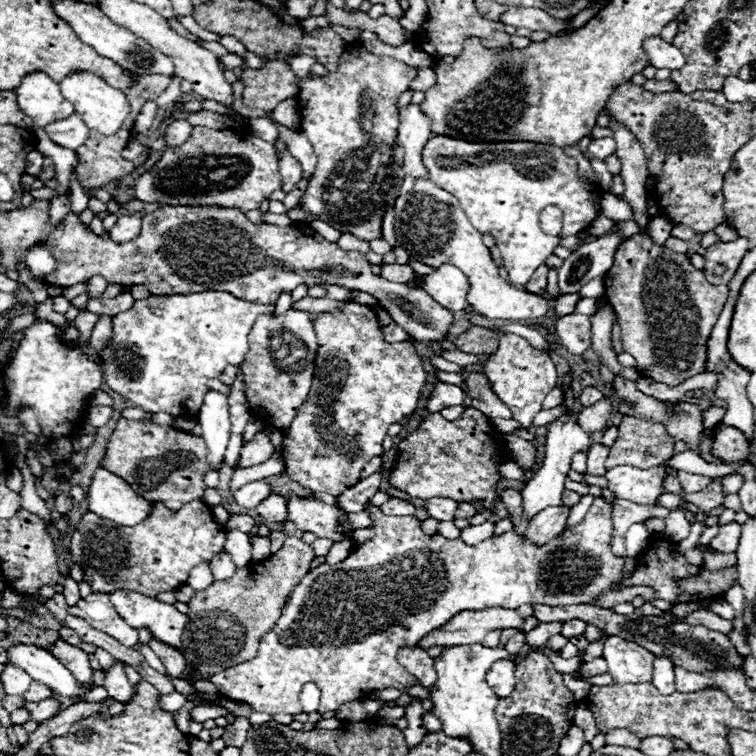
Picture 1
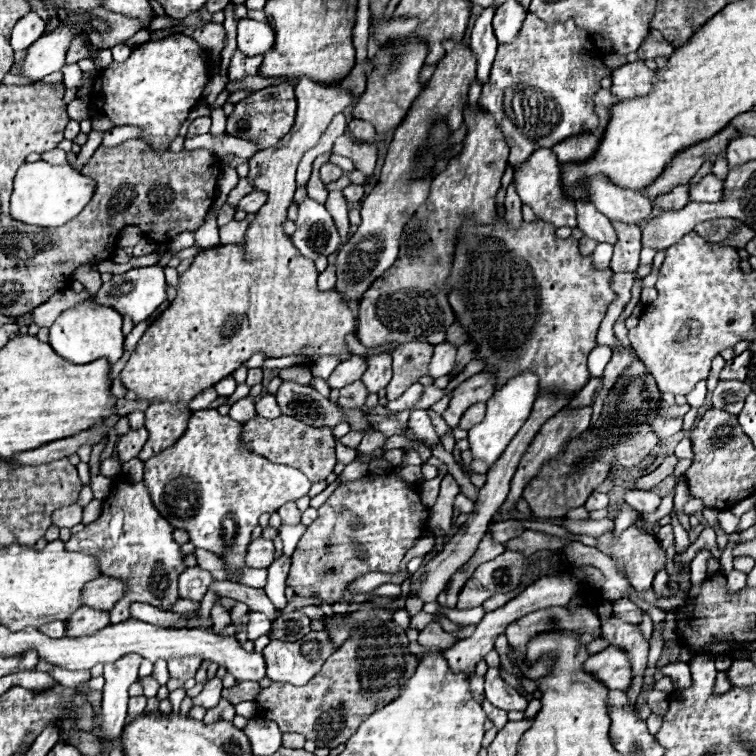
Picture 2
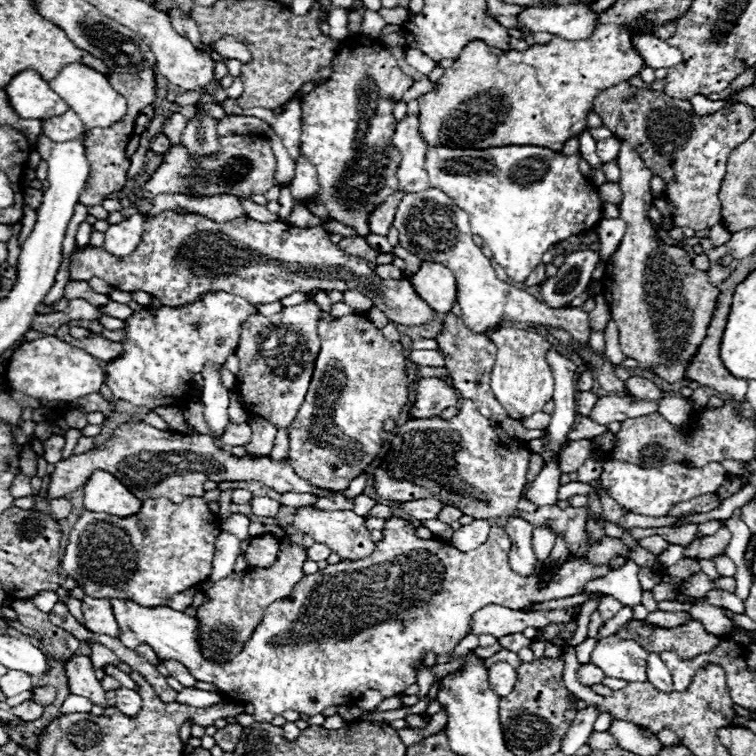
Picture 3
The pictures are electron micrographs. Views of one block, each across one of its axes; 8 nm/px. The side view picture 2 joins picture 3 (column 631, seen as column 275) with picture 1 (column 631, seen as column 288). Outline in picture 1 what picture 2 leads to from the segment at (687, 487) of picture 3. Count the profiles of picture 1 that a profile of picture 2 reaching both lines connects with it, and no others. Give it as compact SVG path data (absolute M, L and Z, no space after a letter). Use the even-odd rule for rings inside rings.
M618 466L606 472L606 480L610 482L610 490L620 500L630 500L636 504L654 504L660 494L664 494L662 482L664 476L672 472L672 468L634 468L634 466Z

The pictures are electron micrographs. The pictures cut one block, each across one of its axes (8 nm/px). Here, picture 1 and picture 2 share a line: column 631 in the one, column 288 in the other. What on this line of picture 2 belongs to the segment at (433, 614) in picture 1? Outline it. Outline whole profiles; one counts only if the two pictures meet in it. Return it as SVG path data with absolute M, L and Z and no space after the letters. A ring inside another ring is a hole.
M392 474L340 484L296 544L286 580L294 594L320 596L332 604L348 600L346 586L366 572L394 574L428 520L428 508L420 502L416 488Z

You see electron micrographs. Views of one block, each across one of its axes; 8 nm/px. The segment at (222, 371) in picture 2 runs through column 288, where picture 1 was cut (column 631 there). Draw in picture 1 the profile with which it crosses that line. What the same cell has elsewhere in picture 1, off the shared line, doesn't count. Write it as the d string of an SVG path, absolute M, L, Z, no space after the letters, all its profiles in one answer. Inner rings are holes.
M610 118L610 128L614 130L614 142L616 142L616 154L622 162L620 176L624 178L624 194L622 200L626 200L634 208L634 220L640 228L644 228L648 218L648 168L646 168L646 154L642 150L642 144L634 134L614 118ZM634 234L618 248L614 266L610 268L610 274L604 276L604 288L606 300L610 302L622 328L622 346L628 354L634 356L640 376L664 382L668 386L678 386L686 378L706 370L706 344L710 338L710 330L714 328L728 298L726 284L710 284L704 278L702 270L696 270L690 264L690 258L686 254L676 254L664 246L658 246L646 234Z

